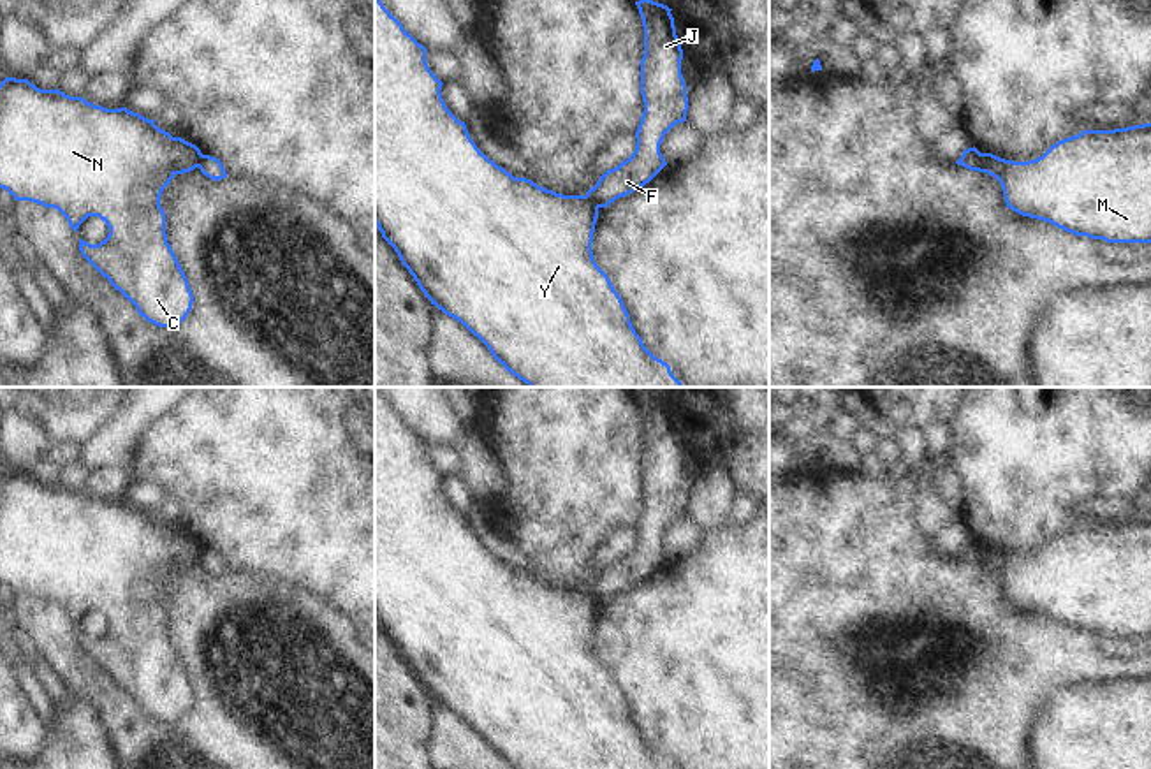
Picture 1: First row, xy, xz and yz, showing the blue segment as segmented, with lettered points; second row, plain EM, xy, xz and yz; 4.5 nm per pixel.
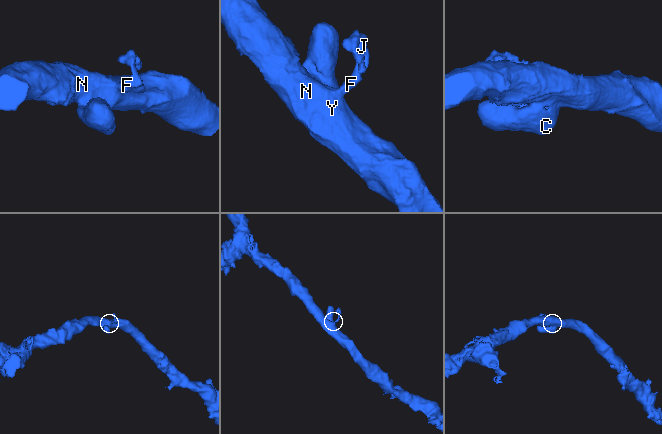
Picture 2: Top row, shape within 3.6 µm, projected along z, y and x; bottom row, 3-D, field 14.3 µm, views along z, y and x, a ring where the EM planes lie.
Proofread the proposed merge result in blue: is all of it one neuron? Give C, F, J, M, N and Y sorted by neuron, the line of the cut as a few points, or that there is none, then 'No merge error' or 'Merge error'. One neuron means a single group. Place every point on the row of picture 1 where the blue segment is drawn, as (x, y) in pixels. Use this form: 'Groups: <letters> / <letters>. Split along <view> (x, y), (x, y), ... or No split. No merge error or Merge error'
Groups: C M N Y / F J. Split along yz (979, 153), (988, 171). Merge error

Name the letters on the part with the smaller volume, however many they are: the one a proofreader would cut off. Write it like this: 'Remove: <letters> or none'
Remove: F, J

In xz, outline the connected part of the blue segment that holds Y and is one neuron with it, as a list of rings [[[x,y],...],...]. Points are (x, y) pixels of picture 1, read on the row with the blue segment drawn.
[[[375,0],[375,225],[424,296],[461,322],[491,355],[530,387],[683,387],[655,357],[591,252],[598,208],[584,195],[563,195],[514,178],[489,160],[442,99],[426,48]]]

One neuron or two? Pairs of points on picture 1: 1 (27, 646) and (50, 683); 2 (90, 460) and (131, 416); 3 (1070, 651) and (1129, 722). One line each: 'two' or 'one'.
1: one
2: one
3: two

